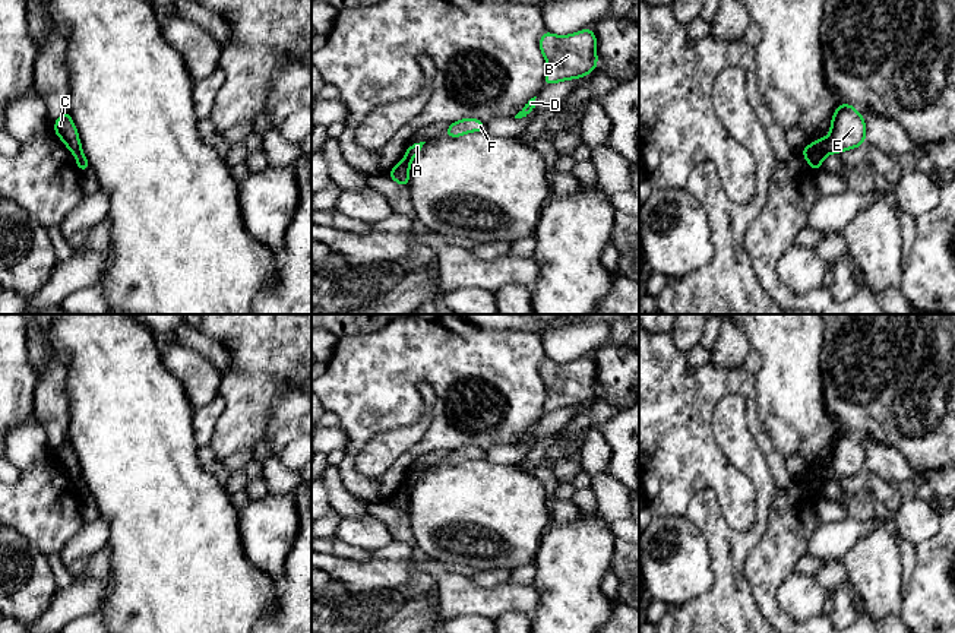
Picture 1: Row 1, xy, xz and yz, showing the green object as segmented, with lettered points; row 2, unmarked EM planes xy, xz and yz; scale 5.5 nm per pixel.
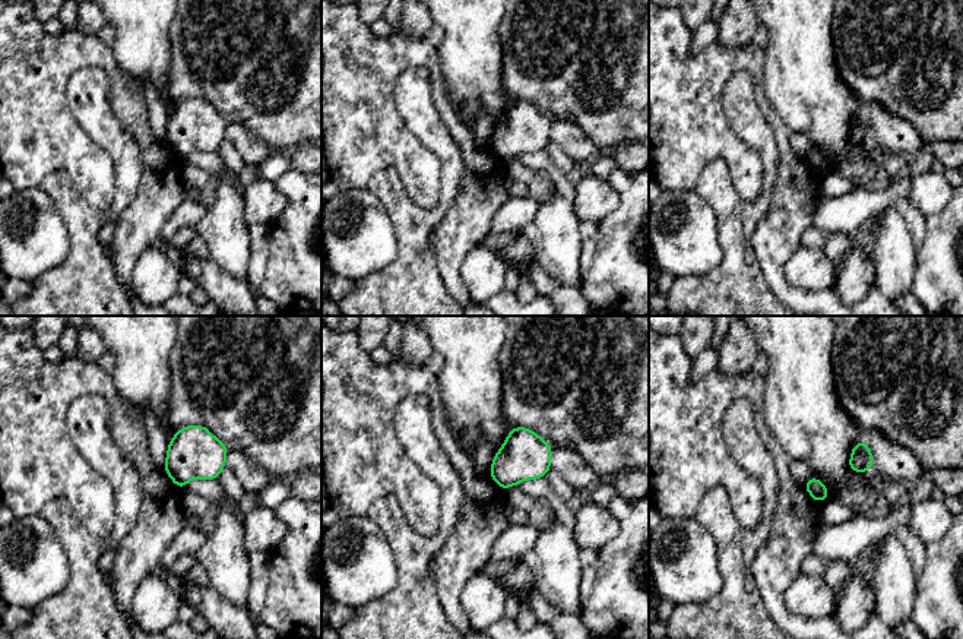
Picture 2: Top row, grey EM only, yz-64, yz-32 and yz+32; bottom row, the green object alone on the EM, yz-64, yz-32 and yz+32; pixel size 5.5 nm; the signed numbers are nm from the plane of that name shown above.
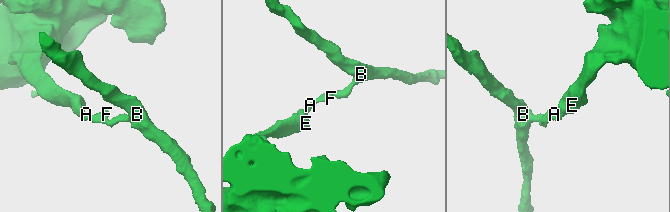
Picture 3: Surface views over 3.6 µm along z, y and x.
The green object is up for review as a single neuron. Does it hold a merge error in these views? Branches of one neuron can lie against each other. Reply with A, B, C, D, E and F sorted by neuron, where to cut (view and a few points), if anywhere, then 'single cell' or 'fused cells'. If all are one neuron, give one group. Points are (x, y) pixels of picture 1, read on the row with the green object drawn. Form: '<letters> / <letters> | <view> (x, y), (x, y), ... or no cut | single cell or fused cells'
A B D F / C E | yz (808, 146), (822, 158) | fused cells

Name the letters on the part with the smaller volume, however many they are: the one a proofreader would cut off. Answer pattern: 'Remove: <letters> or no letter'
Remove: A, B, D, F

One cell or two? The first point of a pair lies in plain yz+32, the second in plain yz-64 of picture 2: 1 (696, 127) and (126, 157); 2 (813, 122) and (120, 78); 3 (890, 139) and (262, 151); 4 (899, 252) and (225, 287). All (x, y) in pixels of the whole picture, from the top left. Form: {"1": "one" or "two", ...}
{"1": "two", "2": "two", "3": "one", "4": "two"}

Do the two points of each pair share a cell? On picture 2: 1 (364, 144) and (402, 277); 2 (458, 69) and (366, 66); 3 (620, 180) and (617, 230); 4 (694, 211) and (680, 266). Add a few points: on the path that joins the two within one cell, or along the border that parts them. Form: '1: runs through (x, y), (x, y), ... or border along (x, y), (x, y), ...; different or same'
1: border along (405, 186), (392, 167), (383, 167), (366, 187); different
2: border along (437, 48), (440, 70), (453, 101); different
3: runs through (626, 192), (626, 218); same
4: runs through (687, 224), (684, 227), (684, 246), (680, 253); same

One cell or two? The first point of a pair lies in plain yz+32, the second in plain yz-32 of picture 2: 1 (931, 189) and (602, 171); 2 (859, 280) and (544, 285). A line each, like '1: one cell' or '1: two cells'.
1: two cells
2: two cells

